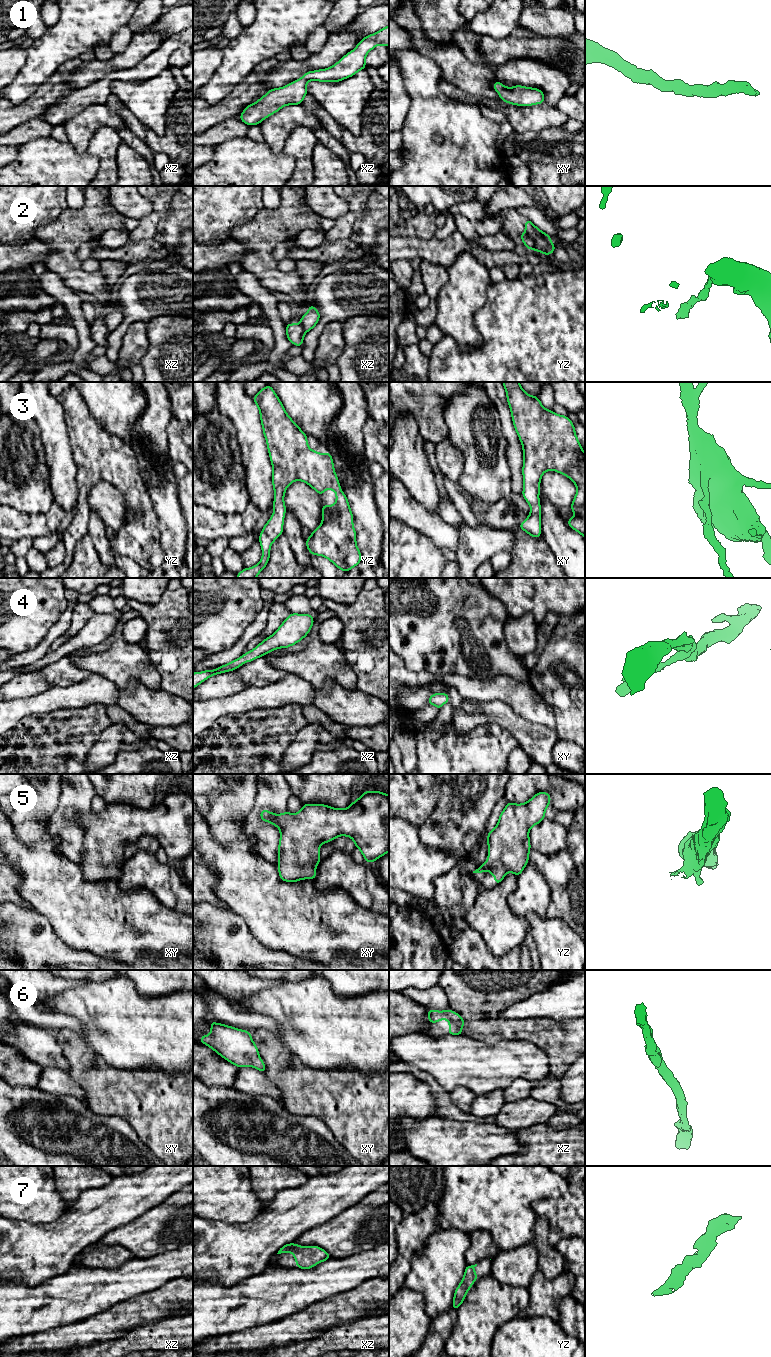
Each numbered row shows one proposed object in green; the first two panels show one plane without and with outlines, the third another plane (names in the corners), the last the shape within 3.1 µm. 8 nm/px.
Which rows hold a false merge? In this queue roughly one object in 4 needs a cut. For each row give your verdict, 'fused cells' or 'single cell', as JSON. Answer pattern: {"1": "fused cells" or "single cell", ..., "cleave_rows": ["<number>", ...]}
{"1": "single cell", "2": "fused cells", "3": "single cell", "4": "single cell", "5": "single cell", "6": "single cell", "7": "single cell", "cleave_rows": ["2"]}

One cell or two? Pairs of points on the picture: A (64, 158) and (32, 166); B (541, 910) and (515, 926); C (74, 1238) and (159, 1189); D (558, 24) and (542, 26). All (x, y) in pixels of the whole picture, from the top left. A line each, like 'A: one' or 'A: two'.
A: one
B: two
C: one
D: one

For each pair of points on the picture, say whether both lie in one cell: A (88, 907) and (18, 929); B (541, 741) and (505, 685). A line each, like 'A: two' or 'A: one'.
A: two
B: two

